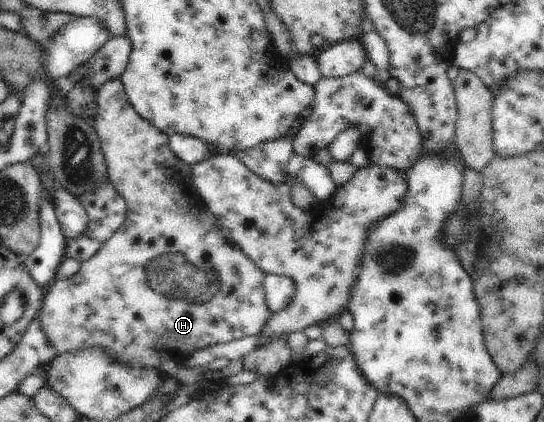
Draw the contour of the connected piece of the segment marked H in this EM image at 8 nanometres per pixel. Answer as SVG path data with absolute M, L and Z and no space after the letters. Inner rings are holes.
M120 78L106 82L96 92L97 108L93 118L101 152L107 165L108 178L114 184L114 189L126 200L128 212L125 222L113 233L113 236L93 255L93 258L81 263L80 271L71 278L53 282L45 291L41 310L37 318L53 346L55 352L60 355L69 351L84 349L85 347L104 348L114 359L129 365L130 367L145 367L159 370L160 363L171 359L181 364L195 351L226 343L235 339L242 339L259 334L272 313L265 302L264 278L267 273L262 271L239 247L227 239L225 230L216 224L216 218L203 206L202 199L192 190L191 176L192 165L187 164L170 149L170 135L159 130L146 118L143 118L129 102L123 81Z

